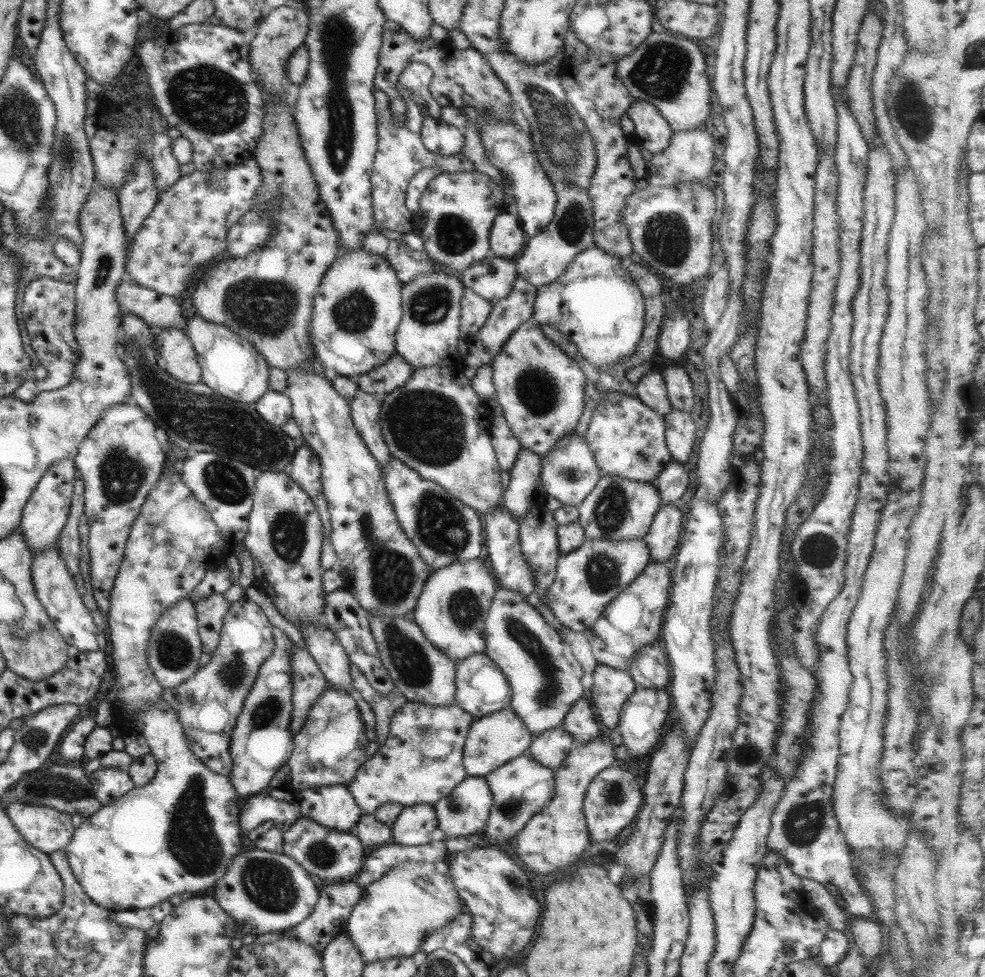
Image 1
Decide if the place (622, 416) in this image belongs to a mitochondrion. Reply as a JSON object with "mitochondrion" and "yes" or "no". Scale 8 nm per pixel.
{"mitochondrion":"no"}

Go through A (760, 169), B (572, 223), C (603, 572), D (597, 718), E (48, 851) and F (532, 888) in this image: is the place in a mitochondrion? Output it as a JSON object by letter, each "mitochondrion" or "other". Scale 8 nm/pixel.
{"A":"other","B":"mitochondrion","C":"mitochondrion","D":"other","E":"other","F":"other"}

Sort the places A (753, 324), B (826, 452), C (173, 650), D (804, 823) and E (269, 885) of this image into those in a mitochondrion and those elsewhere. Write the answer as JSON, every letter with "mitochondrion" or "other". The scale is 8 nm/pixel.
{"A":"other","B":"other","C":"mitochondrion","D":"mitochondrion","E":"mitochondrion"}

